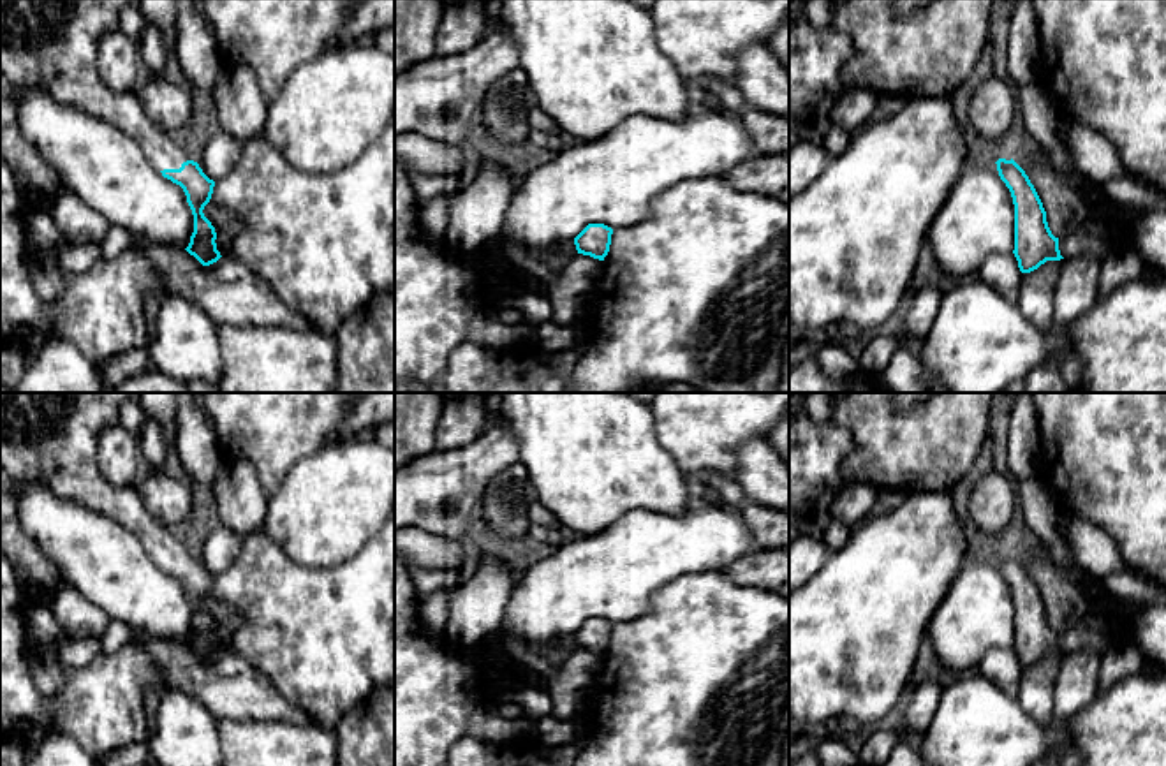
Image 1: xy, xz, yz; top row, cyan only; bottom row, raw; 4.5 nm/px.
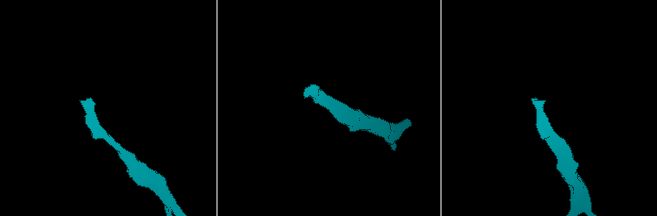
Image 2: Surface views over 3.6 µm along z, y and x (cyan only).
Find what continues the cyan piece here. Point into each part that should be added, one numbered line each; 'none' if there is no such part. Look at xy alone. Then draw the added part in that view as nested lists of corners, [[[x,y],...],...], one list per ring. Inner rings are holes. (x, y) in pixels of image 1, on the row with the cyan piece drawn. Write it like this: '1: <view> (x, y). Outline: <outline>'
1: xy (51, 44). Outline: [[[0,0],[0,155],[12,169],[26,199],[53,203],[63,190],[58,173],[23,136],[18,123],[18,93],[44,88],[65,106],[106,120],[141,144],[157,171],[180,169],[190,160],[187,150],[157,129],[141,102],[109,90],[97,74],[97,42],[106,32],[120,30],[123,7],[141,0]]]

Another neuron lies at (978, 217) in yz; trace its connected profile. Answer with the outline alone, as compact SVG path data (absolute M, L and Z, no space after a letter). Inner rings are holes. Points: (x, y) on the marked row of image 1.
M970 162L932 218L930 241L939 275L978 275L990 254L1015 250L1015 204L995 162Z

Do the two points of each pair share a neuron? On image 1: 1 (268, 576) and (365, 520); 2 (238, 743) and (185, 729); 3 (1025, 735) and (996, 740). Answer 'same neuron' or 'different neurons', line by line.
1: different neurons
2: different neurons
3: same neuron

